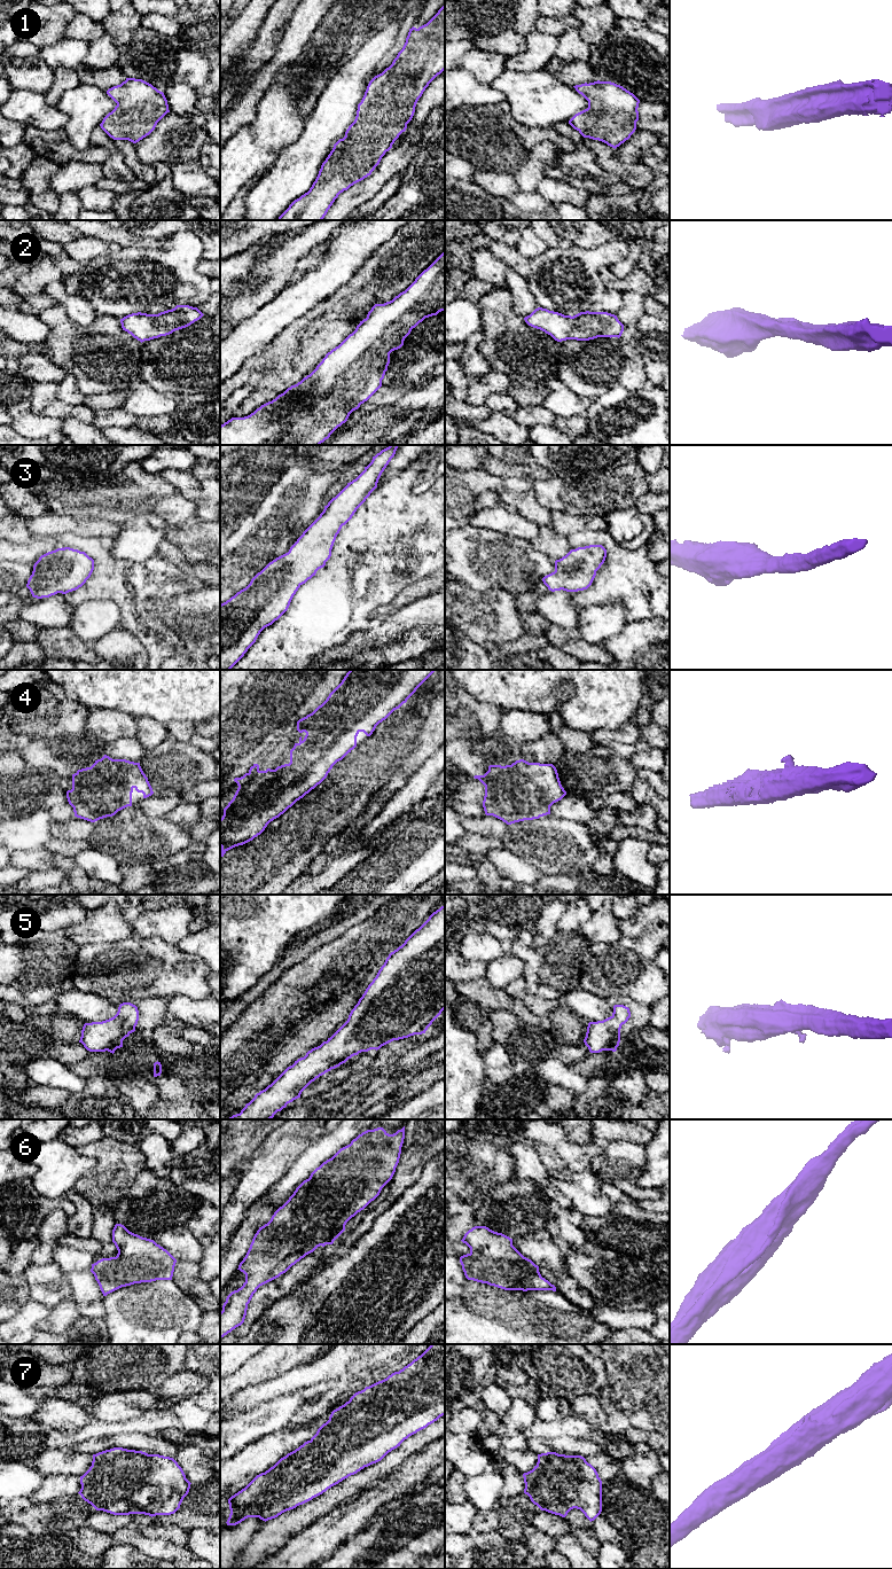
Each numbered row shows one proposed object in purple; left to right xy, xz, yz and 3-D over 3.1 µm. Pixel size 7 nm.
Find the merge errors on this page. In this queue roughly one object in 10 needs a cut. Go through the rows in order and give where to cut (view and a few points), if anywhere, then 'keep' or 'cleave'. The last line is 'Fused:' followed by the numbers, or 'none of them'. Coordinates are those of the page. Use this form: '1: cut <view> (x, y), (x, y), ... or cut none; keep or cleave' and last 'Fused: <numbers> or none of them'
1: cut none; keep
2: cut none; keep
3: cut none; keep
4: cut none; keep
5: cut none; keep
6: cut none; keep
7: cut none; keep
Fused: none of them

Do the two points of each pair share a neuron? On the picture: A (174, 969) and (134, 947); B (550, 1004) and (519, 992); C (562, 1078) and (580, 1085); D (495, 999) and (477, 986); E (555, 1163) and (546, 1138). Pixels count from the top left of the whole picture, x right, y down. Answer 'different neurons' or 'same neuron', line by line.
A: same neuron
B: same neuron
C: same neuron
D: same neuron
E: same neuron

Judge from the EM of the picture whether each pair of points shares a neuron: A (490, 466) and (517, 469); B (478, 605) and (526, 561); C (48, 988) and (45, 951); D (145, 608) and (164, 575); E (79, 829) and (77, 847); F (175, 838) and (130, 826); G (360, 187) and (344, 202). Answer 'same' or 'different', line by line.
A: same
B: different
C: same
D: same
E: different
F: same
G: same

